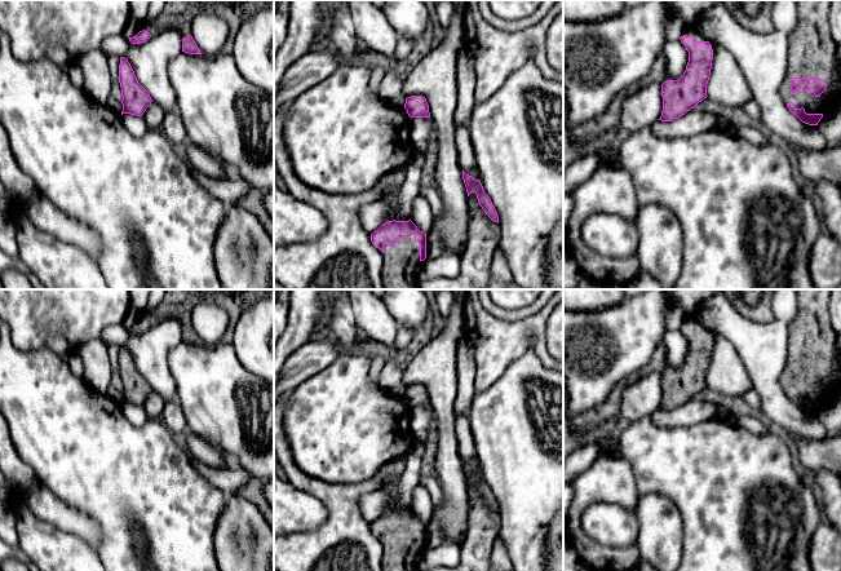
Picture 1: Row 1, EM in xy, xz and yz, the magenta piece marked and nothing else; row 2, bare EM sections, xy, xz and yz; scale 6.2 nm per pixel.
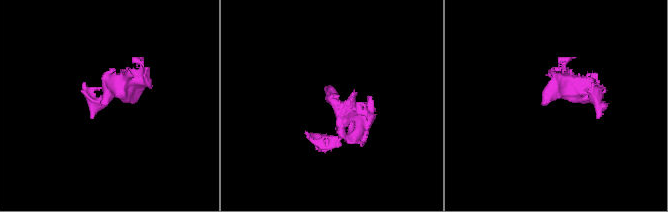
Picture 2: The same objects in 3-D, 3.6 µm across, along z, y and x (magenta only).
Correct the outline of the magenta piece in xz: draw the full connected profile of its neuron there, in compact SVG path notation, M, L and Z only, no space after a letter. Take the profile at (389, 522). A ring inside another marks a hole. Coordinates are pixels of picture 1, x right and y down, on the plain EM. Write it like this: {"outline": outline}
{"outline": "M388 510L371 523L382 544L382 571L417 571L415 558L426 548L426 523L411 510Z"}

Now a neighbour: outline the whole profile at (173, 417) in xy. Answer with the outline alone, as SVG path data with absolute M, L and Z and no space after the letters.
M177 398L165 402L160 420L177 438L187 430L185 413Z

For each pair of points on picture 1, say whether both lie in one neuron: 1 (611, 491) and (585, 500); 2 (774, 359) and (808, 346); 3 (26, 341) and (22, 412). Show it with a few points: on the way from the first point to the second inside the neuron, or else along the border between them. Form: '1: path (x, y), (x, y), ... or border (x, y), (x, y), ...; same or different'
1: path (605, 491), (594, 491), (592, 494); same
2: border (787, 327), (787, 359), (779, 377), (779, 384); different
3: border (13, 344), (21, 350), (48, 348), (56, 355); different

